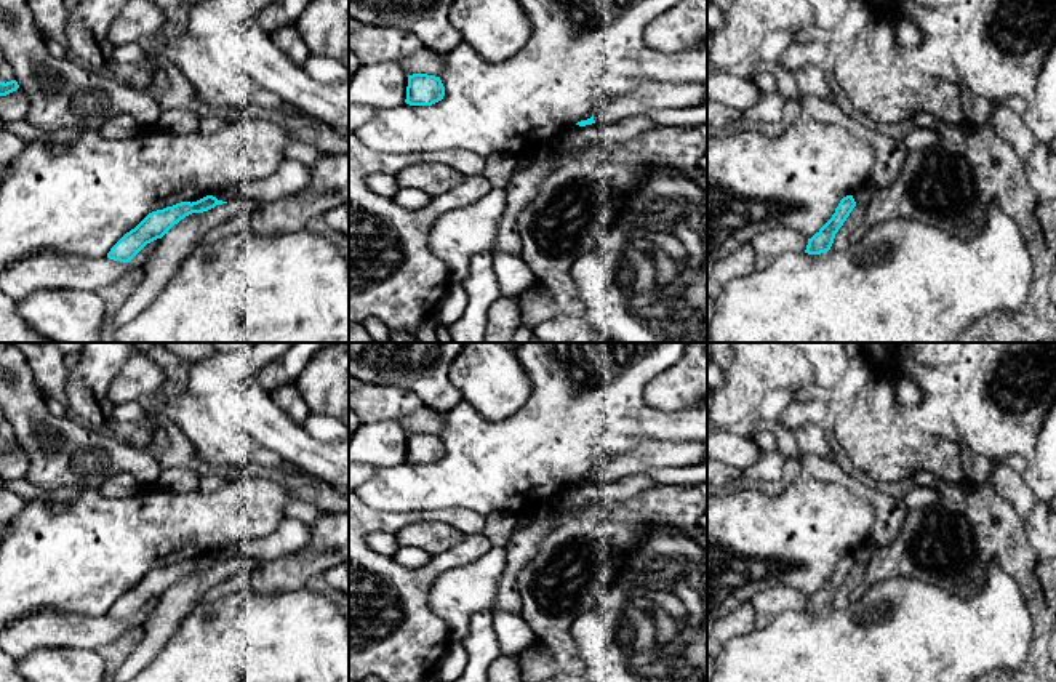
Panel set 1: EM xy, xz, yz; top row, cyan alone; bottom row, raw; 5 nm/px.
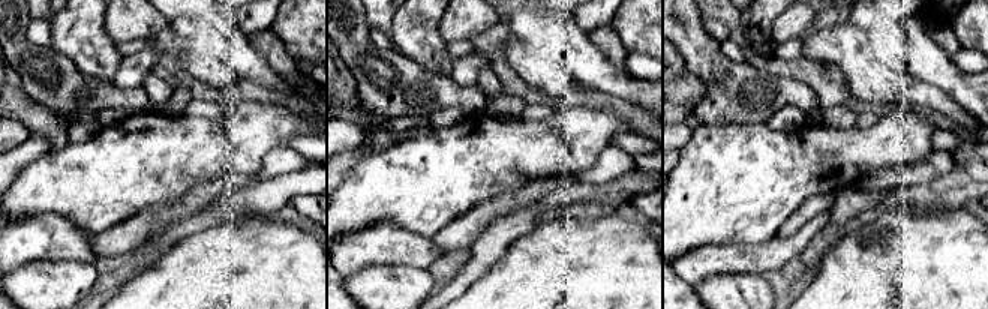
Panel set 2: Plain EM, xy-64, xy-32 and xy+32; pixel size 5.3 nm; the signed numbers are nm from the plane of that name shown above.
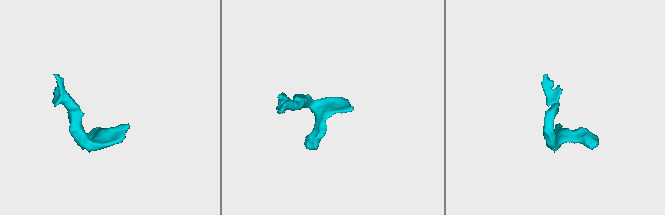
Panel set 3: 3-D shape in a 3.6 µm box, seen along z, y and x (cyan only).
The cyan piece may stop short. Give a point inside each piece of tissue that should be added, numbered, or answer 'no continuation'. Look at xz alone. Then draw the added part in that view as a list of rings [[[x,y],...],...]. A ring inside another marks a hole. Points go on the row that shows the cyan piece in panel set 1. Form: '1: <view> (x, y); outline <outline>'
1: xz (648, 96); outline [[[643,83],[594,115],[595,123],[610,123],[653,109],[686,109],[707,102],[707,85]]]

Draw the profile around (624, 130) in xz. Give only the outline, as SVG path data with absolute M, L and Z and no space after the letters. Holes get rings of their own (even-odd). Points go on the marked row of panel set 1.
M642 114L613 120L610 123L574 126L557 136L554 150L587 150L611 142L626 144L656 128L659 128L659 125Z

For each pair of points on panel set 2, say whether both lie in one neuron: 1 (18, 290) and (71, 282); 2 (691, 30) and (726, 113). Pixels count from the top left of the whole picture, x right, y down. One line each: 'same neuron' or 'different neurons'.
1: same neuron
2: same neuron

